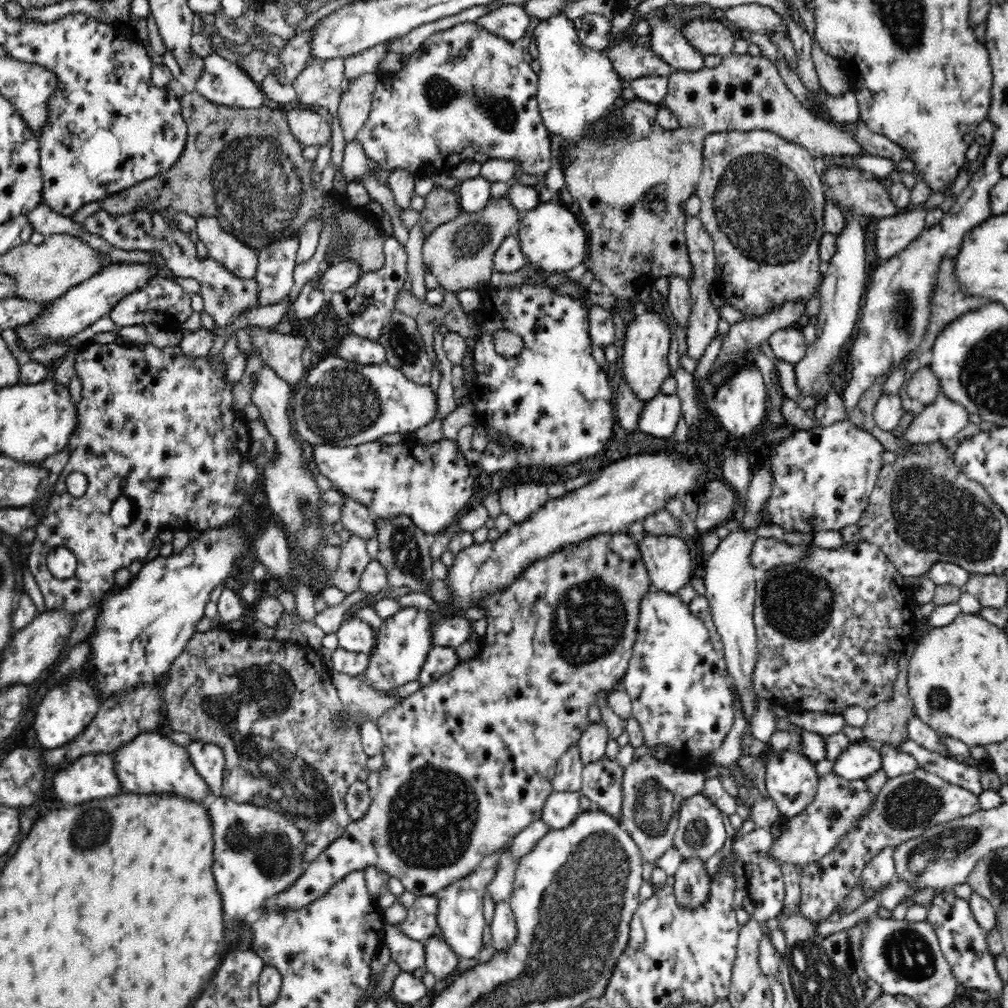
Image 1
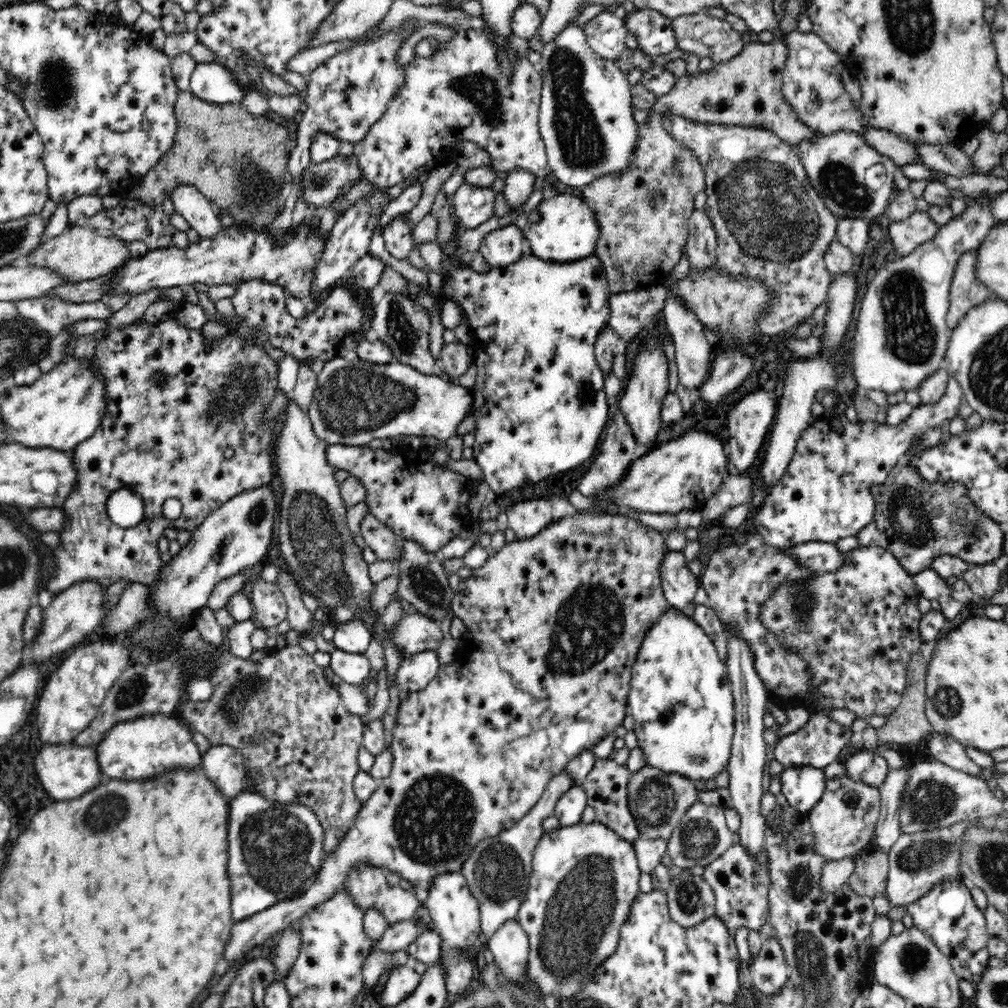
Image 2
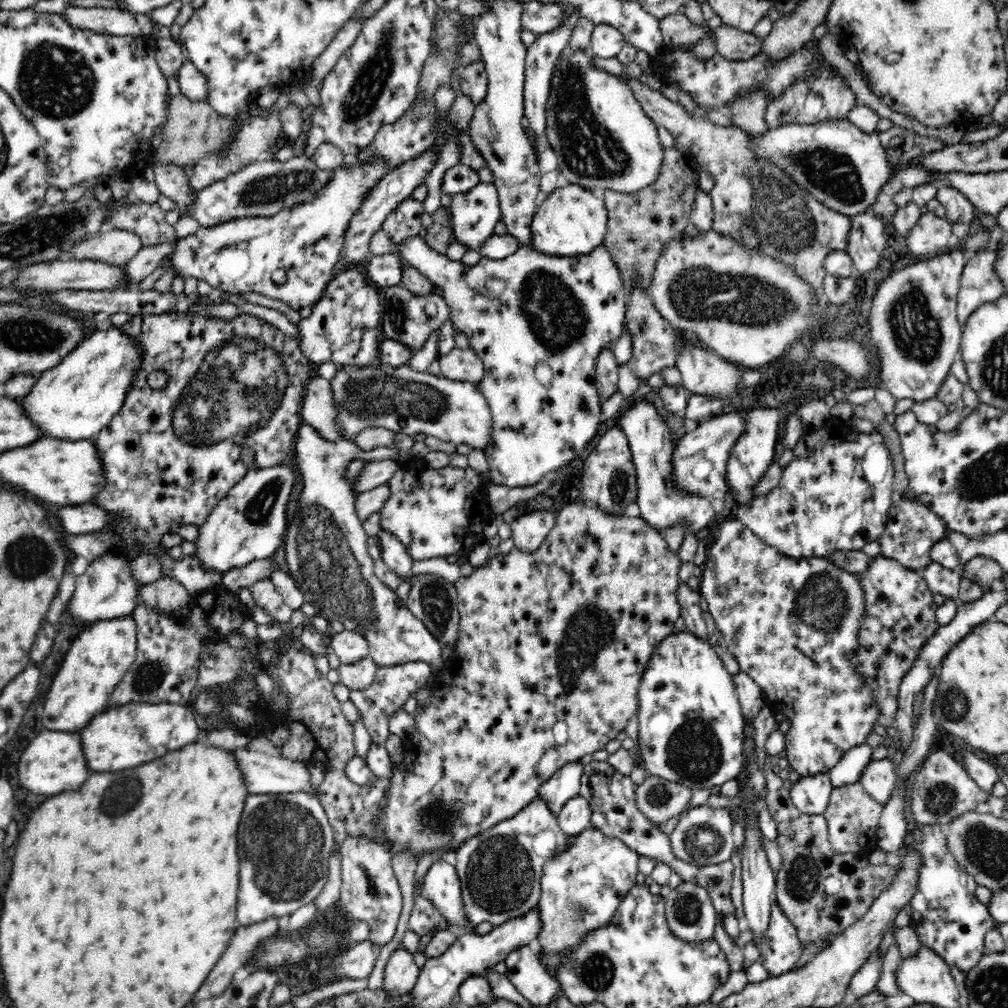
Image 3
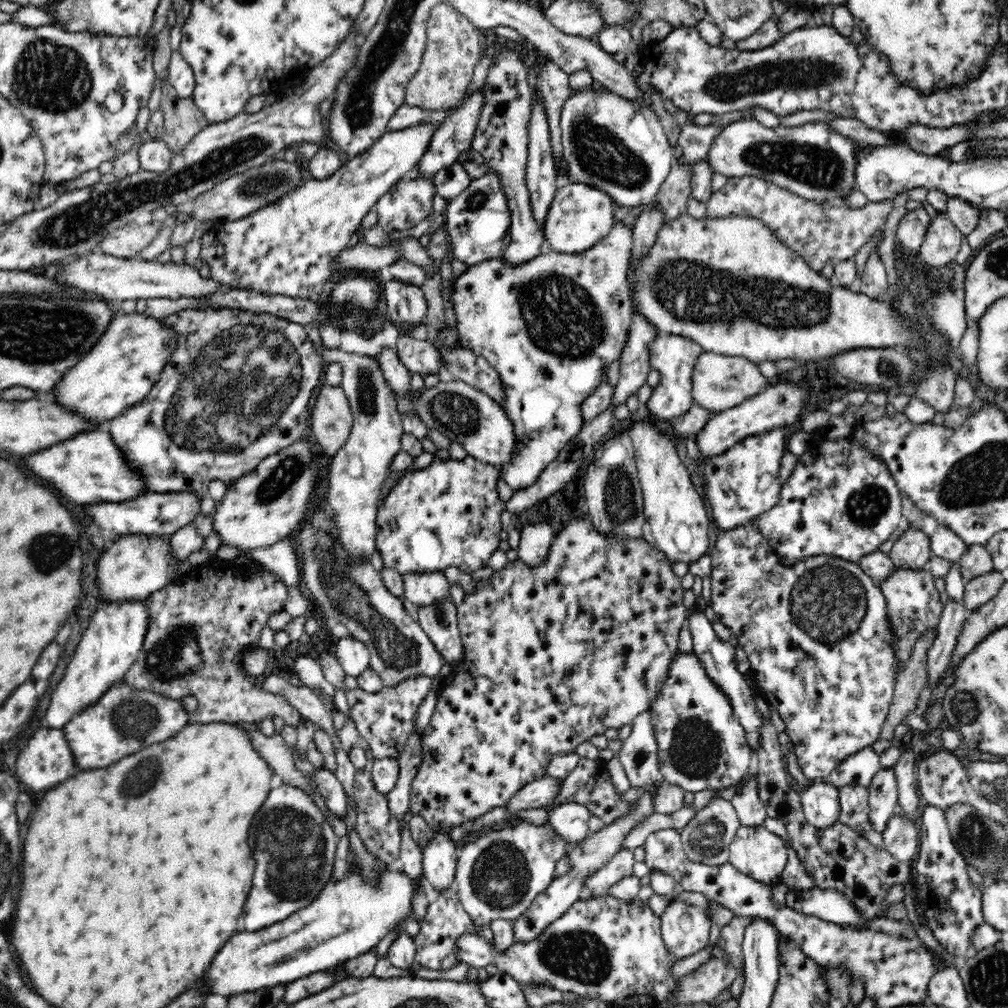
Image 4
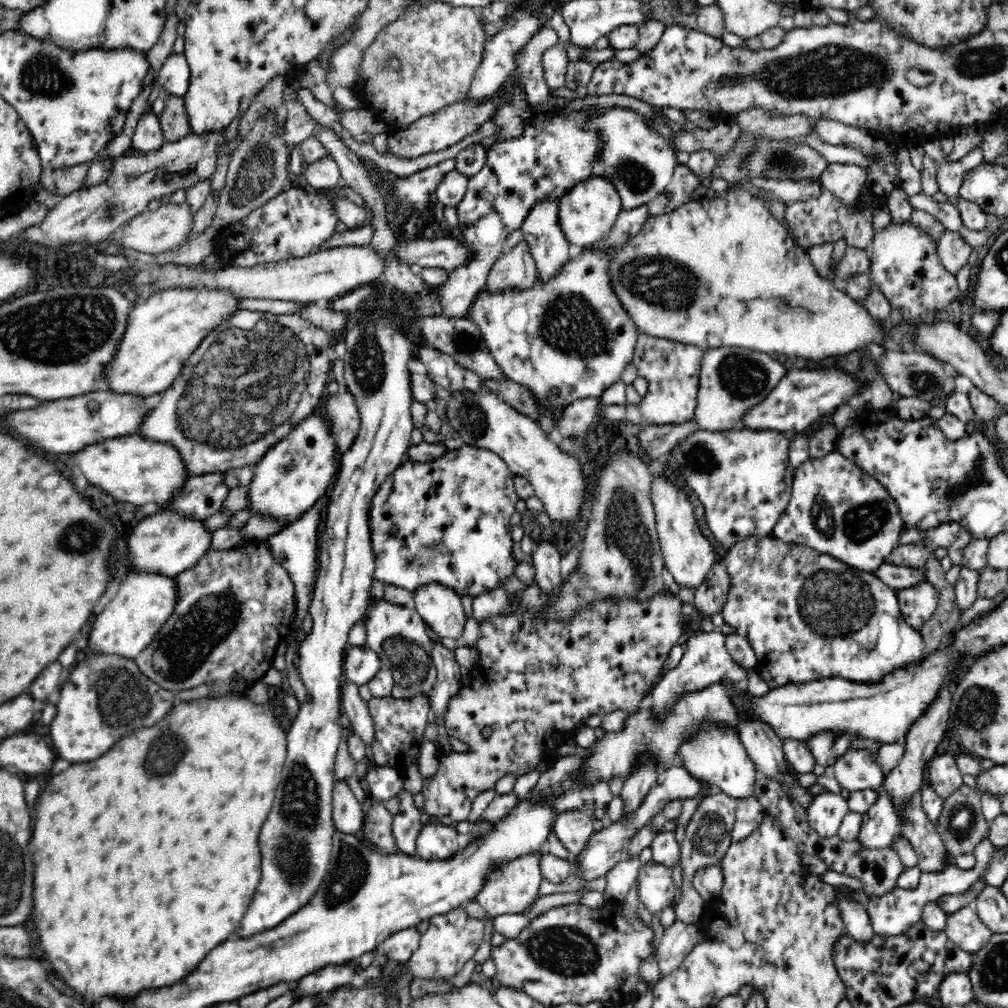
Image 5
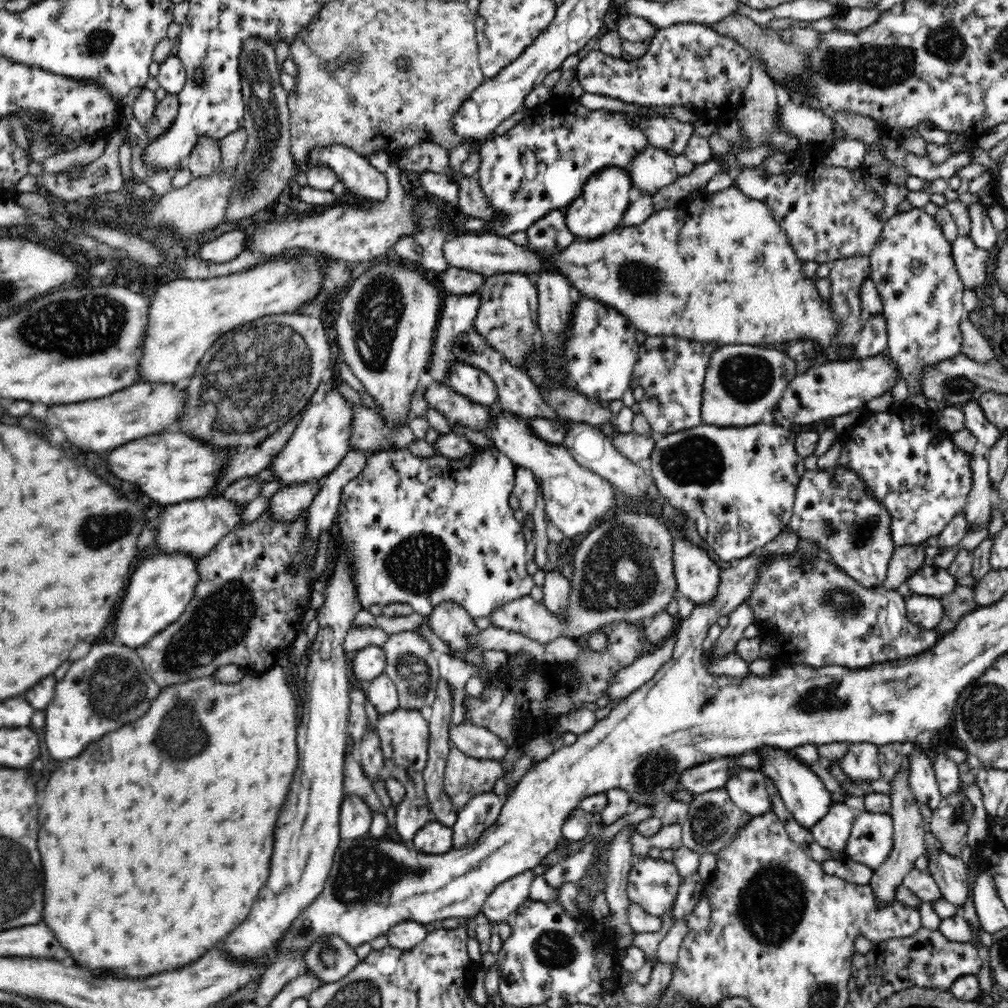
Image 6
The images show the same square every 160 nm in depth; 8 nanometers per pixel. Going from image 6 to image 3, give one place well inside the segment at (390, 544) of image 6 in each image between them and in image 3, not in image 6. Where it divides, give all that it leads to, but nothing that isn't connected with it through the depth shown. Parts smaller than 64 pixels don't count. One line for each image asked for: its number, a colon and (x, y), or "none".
3: (442, 511)
4: (449, 513)
5: (447, 520)

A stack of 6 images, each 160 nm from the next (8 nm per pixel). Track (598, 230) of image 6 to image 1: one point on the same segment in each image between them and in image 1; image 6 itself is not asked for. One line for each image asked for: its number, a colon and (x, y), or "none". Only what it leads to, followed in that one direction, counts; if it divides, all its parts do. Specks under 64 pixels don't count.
1: (550, 237)
2: (562, 229)
3: (572, 221)
4: (579, 216)
5: (586, 213)

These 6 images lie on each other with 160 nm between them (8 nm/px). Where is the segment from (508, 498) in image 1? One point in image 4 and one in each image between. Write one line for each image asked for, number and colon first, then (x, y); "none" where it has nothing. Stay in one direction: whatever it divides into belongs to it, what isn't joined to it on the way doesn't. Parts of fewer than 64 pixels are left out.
2: (527, 518)
3: (528, 530)
4: (535, 542)

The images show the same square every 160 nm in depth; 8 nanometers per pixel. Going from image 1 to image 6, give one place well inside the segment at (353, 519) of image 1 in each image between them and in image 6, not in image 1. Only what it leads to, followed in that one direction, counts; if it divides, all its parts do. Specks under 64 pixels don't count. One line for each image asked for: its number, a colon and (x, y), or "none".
2: (377, 536)
3: (393, 553)
4: (426, 587)
5: (440, 607)
6: (450, 621)

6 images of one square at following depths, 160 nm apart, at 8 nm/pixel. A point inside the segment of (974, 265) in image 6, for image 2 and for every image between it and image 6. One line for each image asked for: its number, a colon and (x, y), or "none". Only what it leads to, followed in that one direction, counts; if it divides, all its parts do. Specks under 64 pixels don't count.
2: (907, 234)
3: (929, 235)
4: (942, 240)
5: (953, 250)

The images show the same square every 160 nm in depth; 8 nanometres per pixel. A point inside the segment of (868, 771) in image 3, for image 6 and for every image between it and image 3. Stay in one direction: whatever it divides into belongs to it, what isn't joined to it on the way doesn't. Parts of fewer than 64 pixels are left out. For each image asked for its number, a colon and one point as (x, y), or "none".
4: (882, 789)
5: (880, 824)
6: (871, 838)

